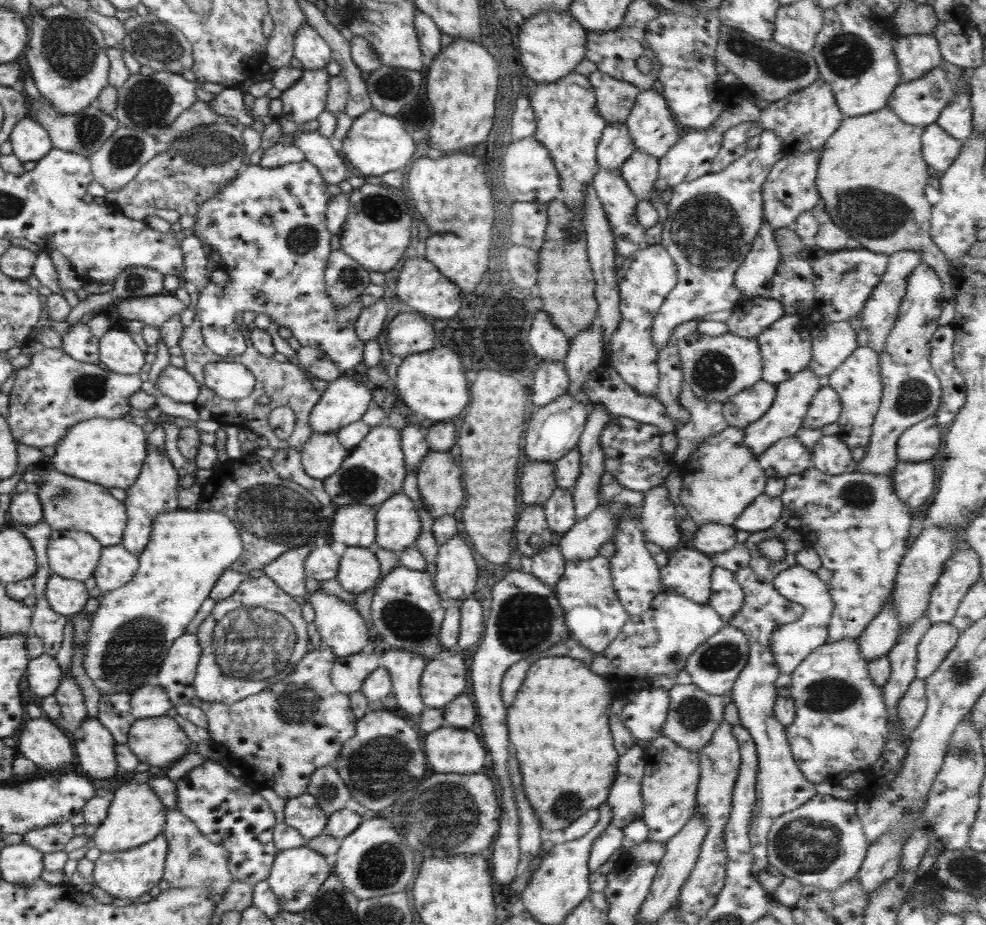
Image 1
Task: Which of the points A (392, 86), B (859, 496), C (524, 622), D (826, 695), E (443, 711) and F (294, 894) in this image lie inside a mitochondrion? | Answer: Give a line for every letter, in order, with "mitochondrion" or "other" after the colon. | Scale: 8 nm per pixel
A: mitochondrion
B: mitochondrion
C: mitochondrion
D: mitochondrion
E: other
F: mitochondrion

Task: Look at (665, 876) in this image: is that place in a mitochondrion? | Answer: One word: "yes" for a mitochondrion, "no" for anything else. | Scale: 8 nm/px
no

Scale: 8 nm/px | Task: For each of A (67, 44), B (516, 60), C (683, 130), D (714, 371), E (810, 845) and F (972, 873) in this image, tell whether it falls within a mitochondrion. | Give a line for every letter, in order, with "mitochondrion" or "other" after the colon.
A: mitochondrion
B: other
C: other
D: mitochondrion
E: mitochondrion
F: mitochondrion

